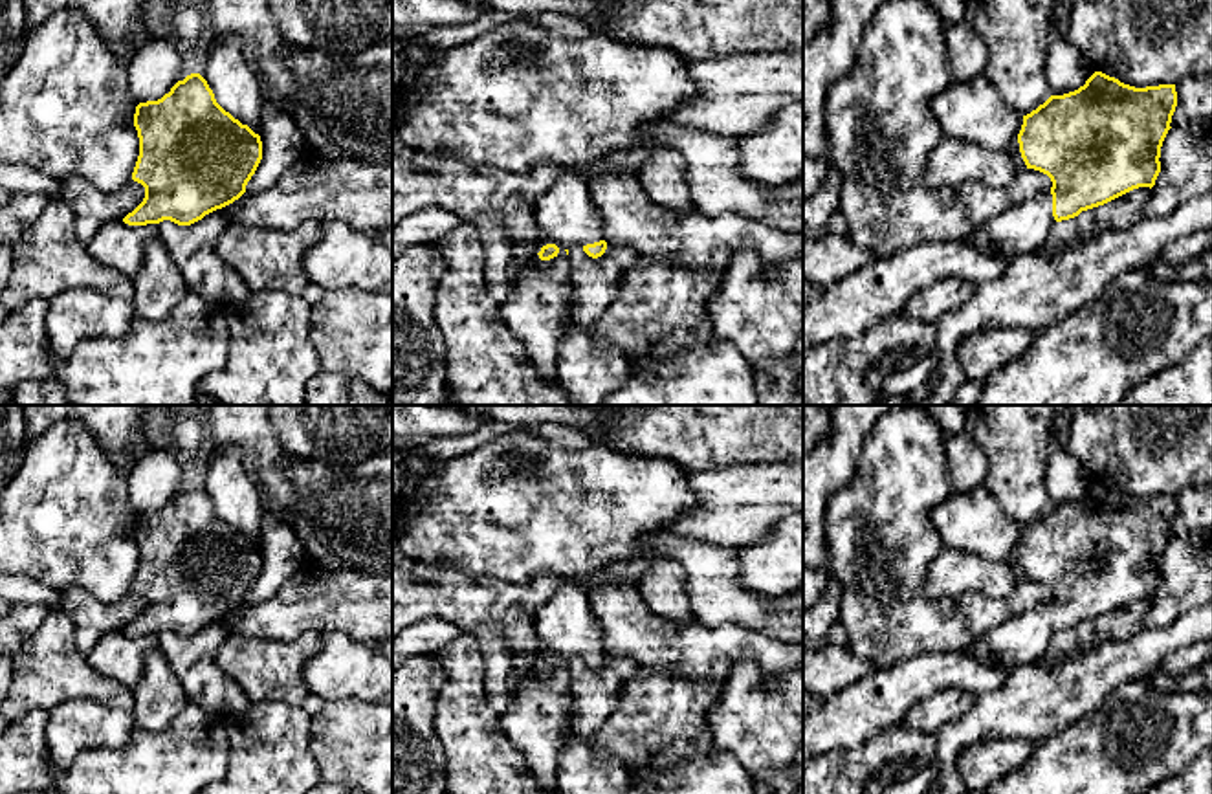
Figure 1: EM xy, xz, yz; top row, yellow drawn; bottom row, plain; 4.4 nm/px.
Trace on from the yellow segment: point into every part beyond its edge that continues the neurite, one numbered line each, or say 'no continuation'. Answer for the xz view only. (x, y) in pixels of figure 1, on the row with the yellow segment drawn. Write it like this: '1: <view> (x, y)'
1: xz (565, 213)

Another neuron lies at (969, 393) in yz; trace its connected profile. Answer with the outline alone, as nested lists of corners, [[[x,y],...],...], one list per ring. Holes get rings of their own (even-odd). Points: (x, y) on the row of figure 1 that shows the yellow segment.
[[[964,381],[953,400],[953,405],[977,405],[983,394],[983,385],[975,381]]]

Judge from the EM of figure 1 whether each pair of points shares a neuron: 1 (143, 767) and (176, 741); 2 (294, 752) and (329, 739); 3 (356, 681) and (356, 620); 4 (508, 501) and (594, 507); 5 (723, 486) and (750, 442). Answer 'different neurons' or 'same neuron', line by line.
1: same neuron
2: different neurons
3: different neurons
4: same neuron
5: different neurons

